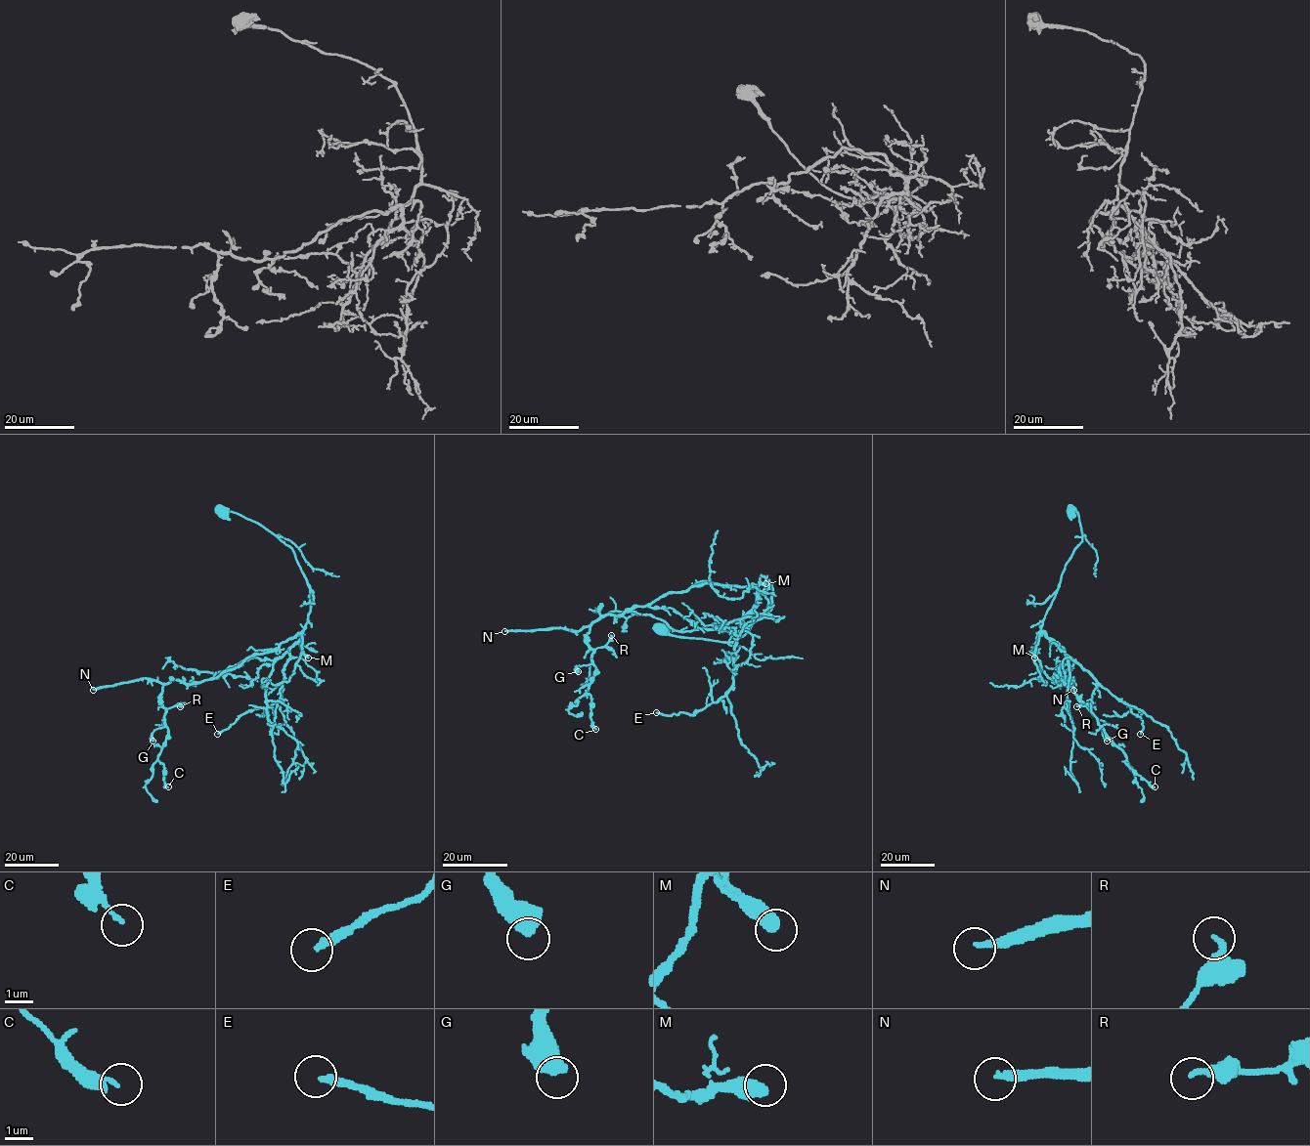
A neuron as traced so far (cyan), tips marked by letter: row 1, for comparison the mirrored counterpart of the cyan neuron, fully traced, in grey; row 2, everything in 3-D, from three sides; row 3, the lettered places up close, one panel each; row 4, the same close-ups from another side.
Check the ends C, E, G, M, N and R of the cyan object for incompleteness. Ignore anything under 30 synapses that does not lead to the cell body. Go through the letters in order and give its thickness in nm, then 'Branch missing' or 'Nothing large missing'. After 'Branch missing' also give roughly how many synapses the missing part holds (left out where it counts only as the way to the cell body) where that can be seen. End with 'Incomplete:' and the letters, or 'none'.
C: Thickness 140 nm. Nothing large missing
E: Thickness 280 nm. Nothing large missing
G: Thickness 440 nm. Nothing large missing
M: Thickness 480 nm. Branch missing. Roughly 50 synapses
N: Thickness 260 nm. Branch missing. Roughly 120 synapses
R: Thickness 240 nm. Nothing large missing
Incomplete: M, N

